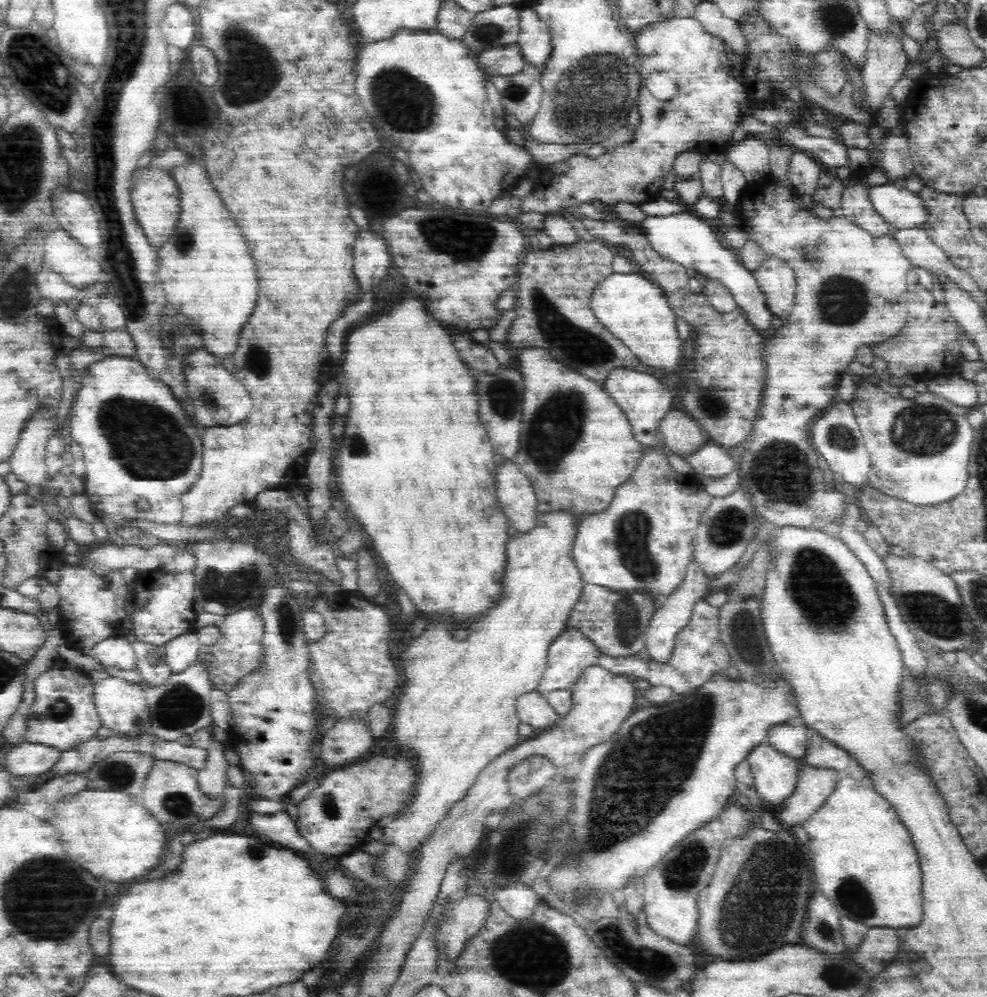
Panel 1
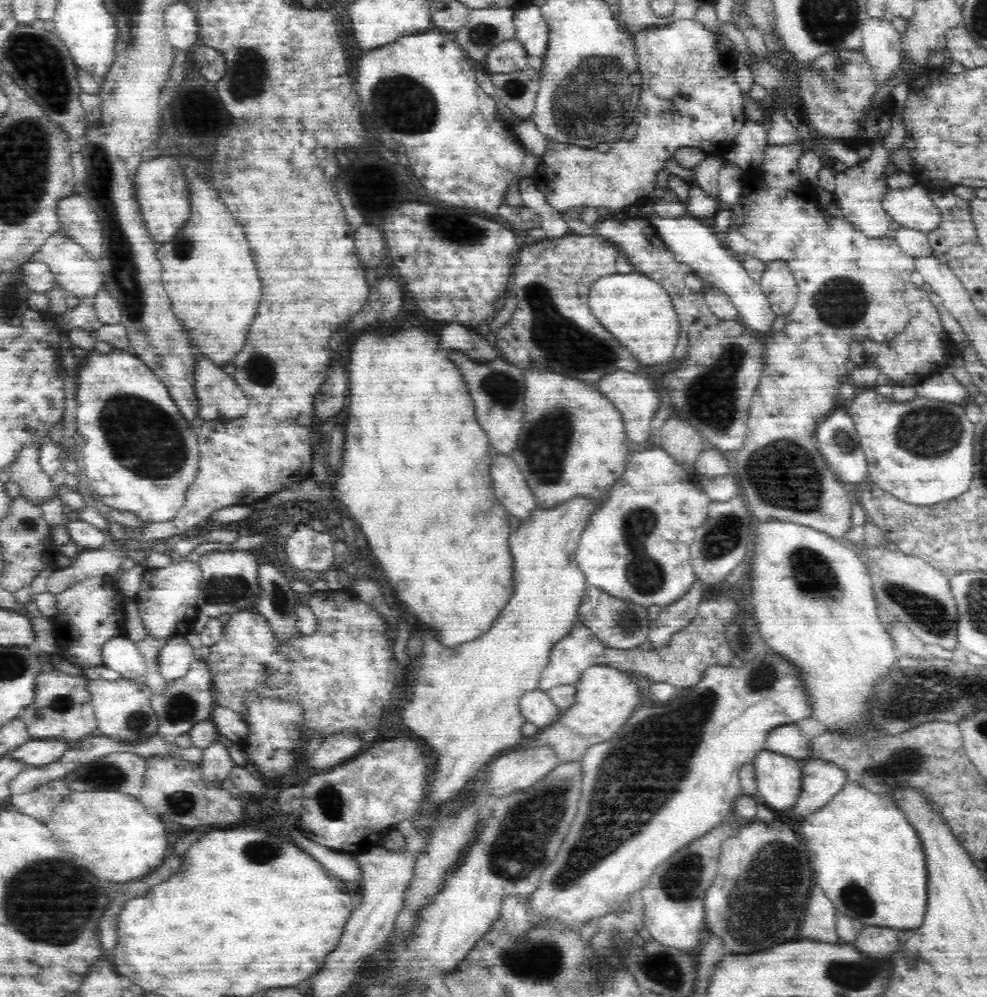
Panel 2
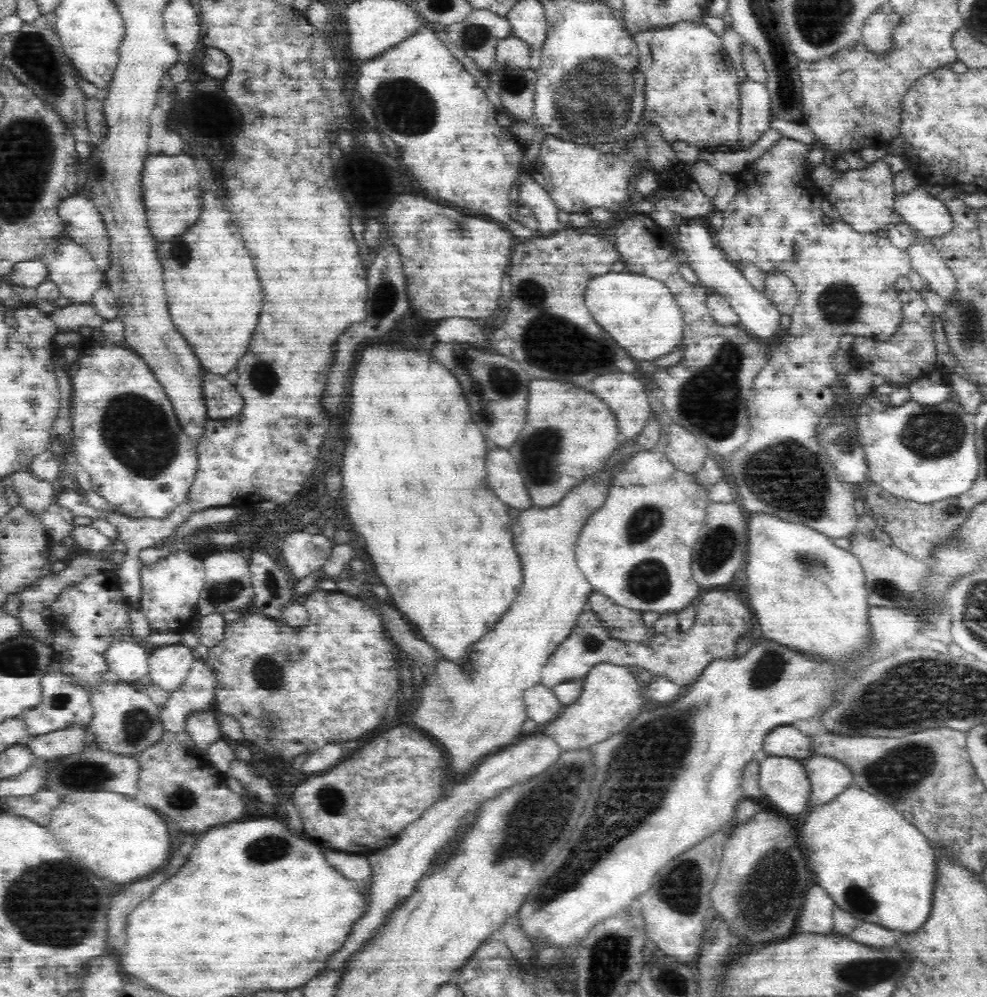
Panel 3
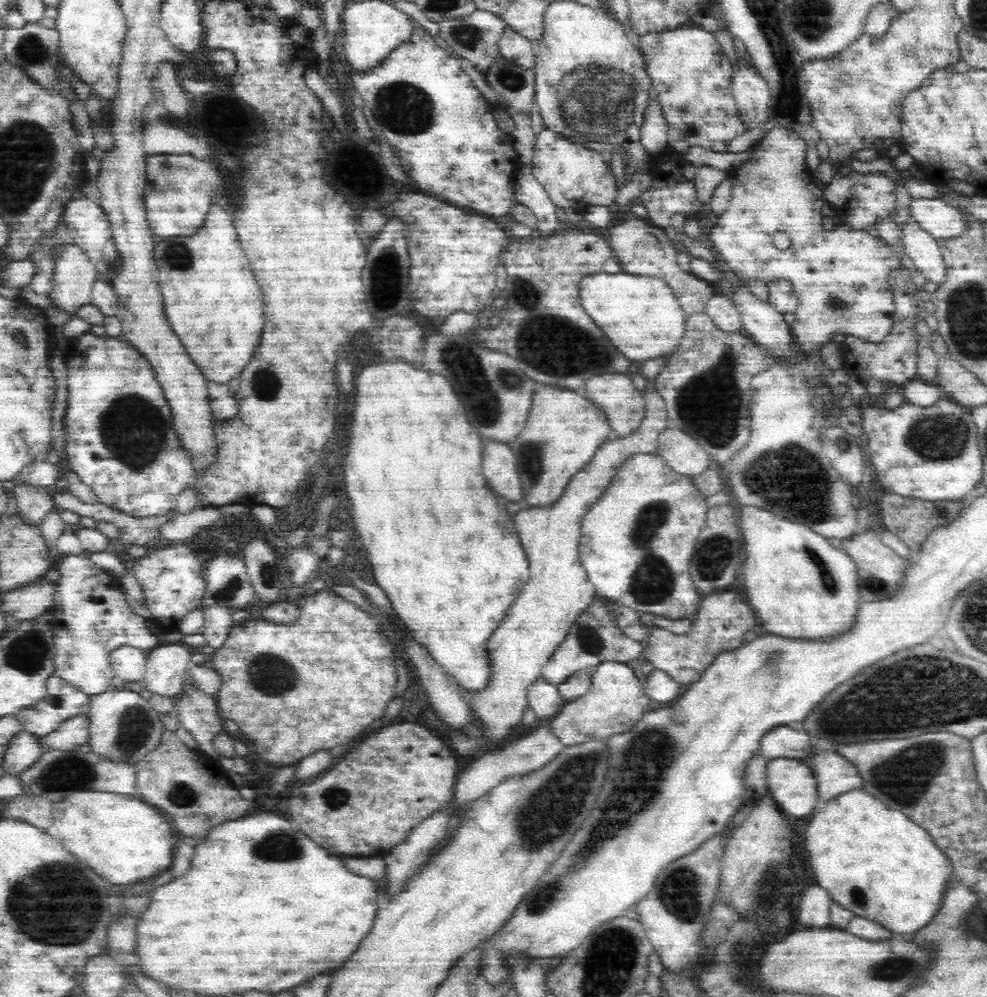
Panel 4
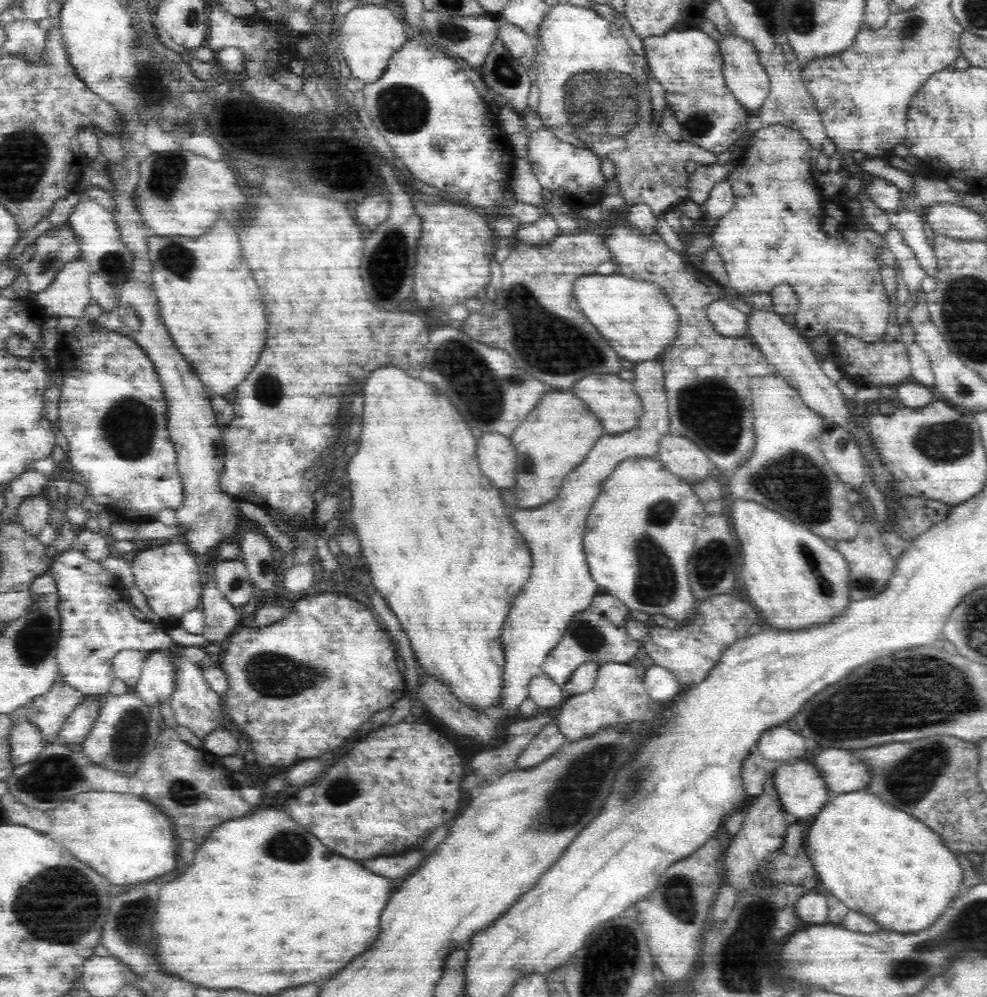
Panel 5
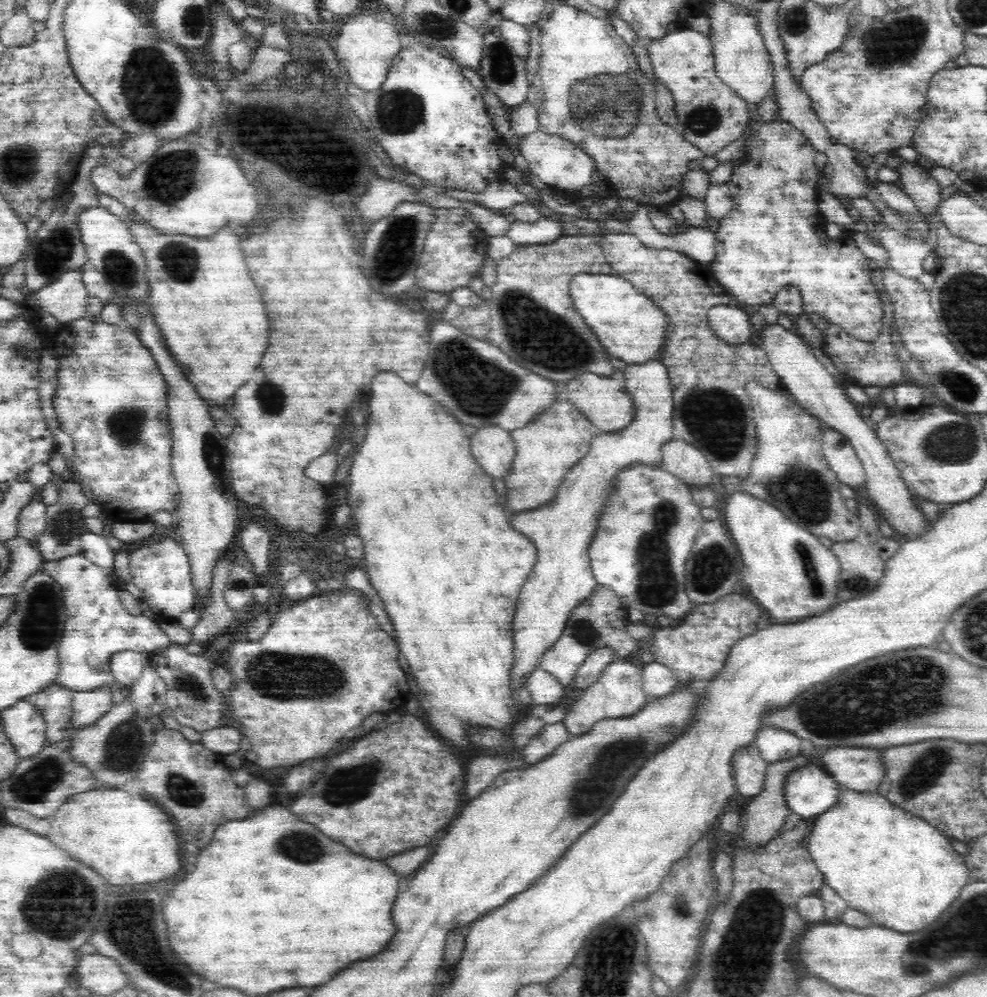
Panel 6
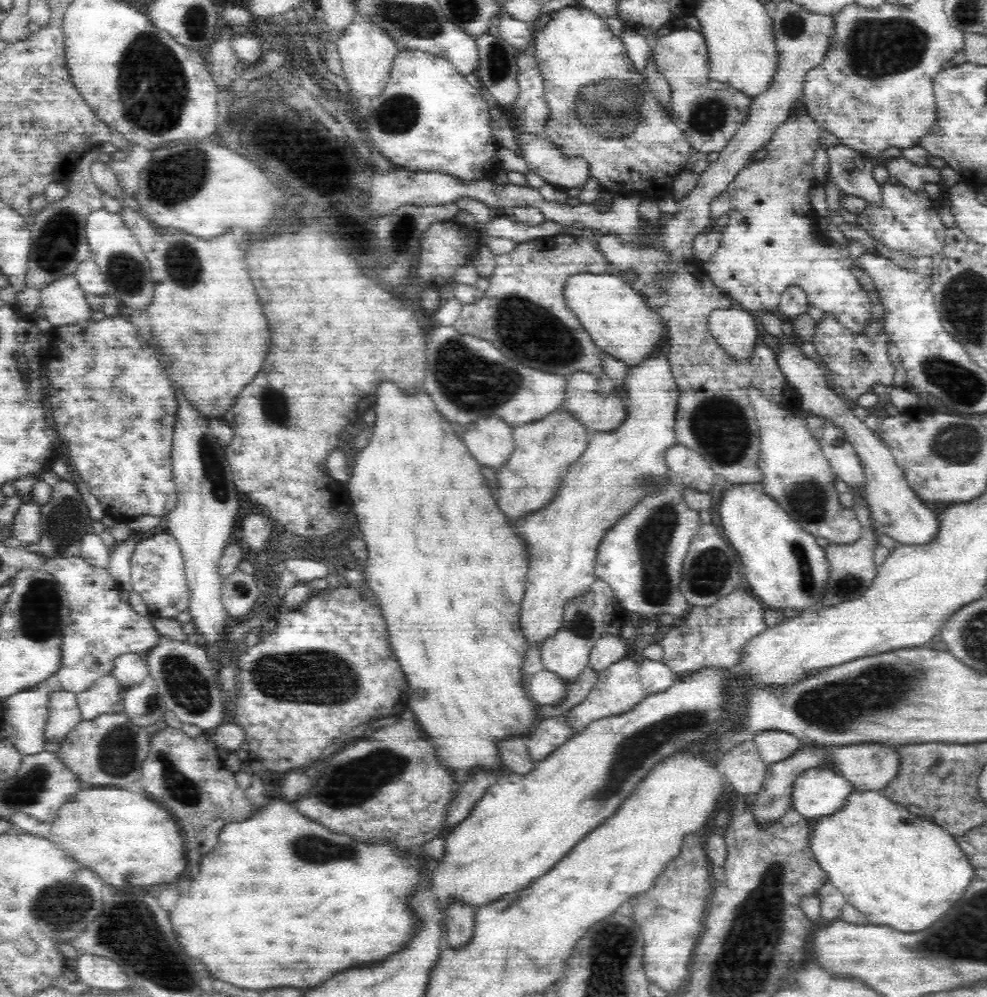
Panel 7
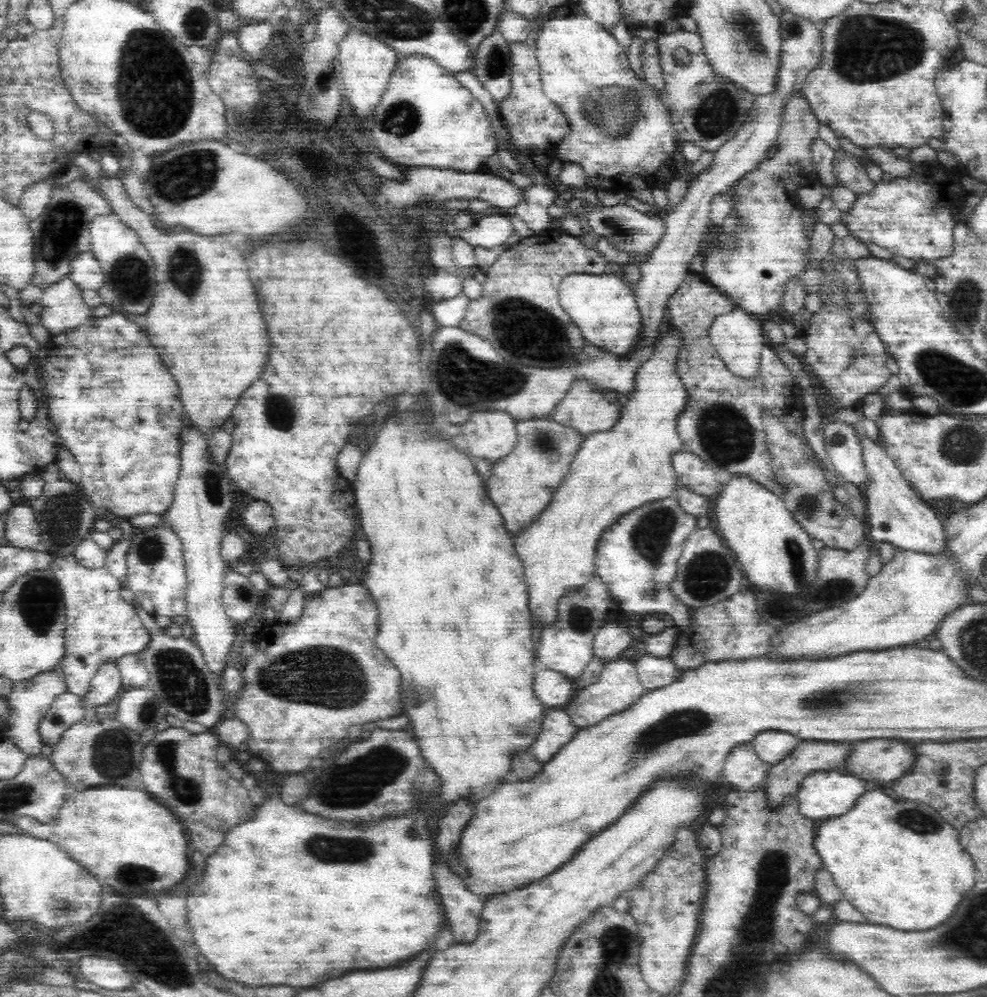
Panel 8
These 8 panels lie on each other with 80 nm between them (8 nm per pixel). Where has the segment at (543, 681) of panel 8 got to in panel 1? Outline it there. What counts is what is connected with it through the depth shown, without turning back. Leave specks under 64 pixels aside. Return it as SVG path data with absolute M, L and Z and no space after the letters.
M536 691L521 694L516 698L515 712L520 723L532 726L539 733L559 721L559 717L550 707L545 697Z

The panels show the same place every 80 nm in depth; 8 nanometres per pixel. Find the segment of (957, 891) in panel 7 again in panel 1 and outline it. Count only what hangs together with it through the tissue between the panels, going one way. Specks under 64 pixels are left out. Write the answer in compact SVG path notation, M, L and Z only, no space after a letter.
M847 775L832 786L832 792L824 798L818 810L802 824L810 839L804 846L813 874L814 889L820 889L842 917L852 918L872 926L913 927L923 917L920 867L917 853L906 827L892 809L890 803L865 783Z

